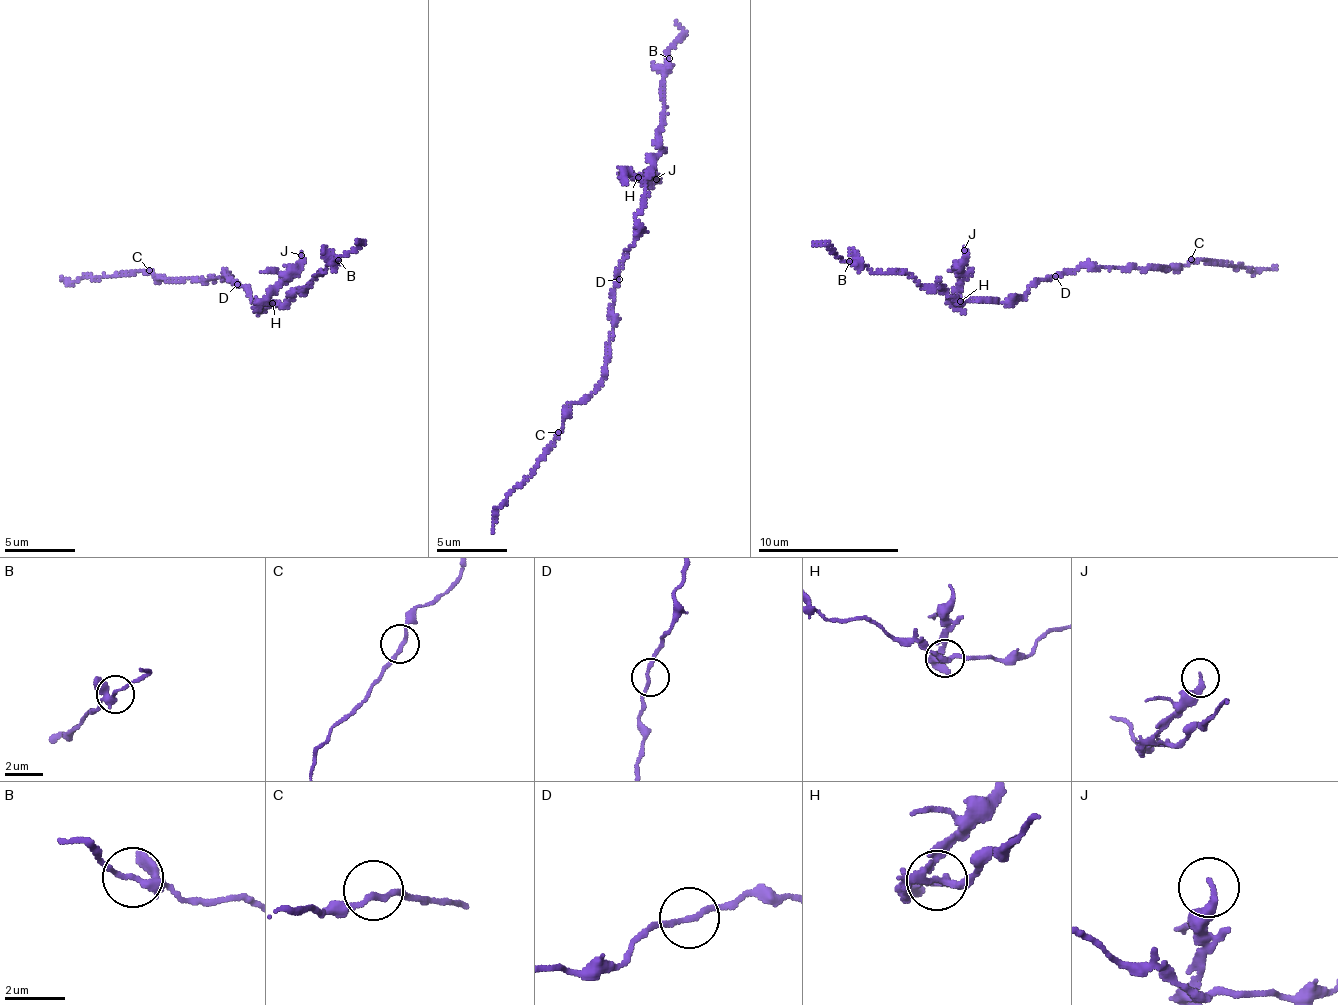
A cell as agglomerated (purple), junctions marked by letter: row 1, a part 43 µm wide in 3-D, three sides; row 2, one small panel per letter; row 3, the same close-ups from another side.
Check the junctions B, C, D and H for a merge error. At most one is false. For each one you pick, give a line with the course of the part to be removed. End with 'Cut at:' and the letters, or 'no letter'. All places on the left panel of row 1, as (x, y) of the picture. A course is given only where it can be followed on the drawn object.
H: Course of the part to remove: (273, 304), (269, 290), (301, 252)
Cut at: H

